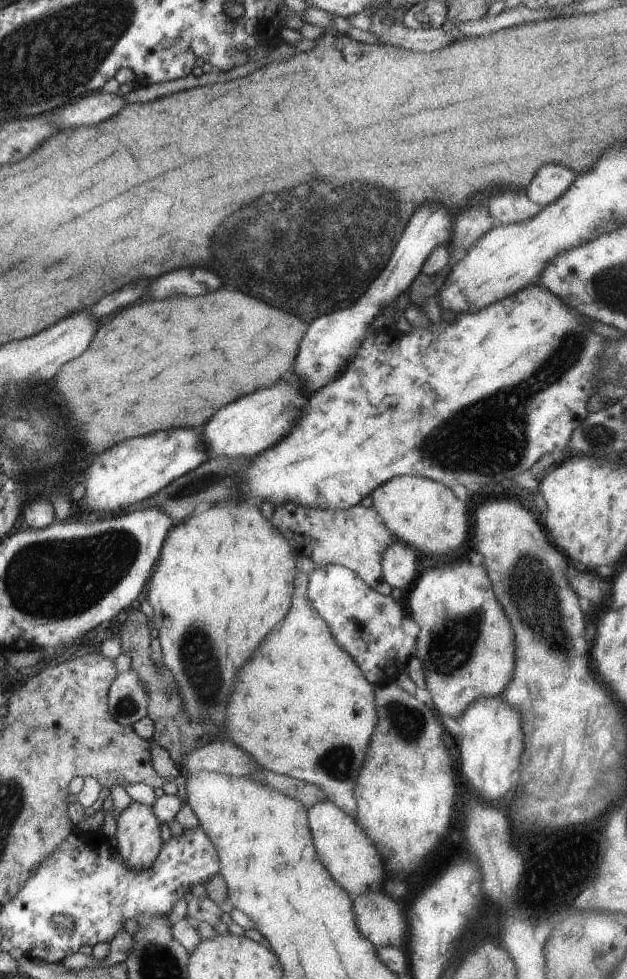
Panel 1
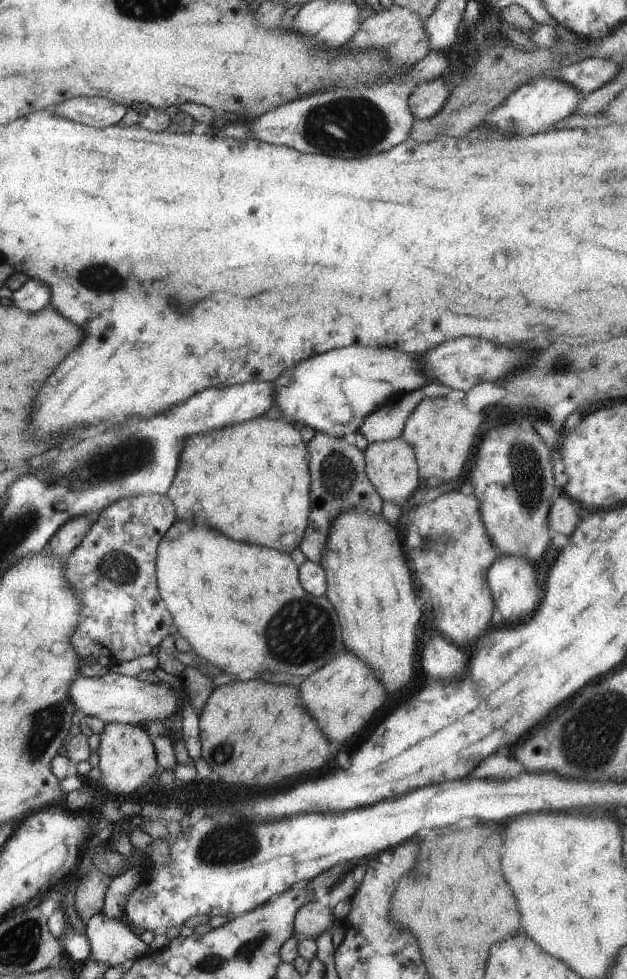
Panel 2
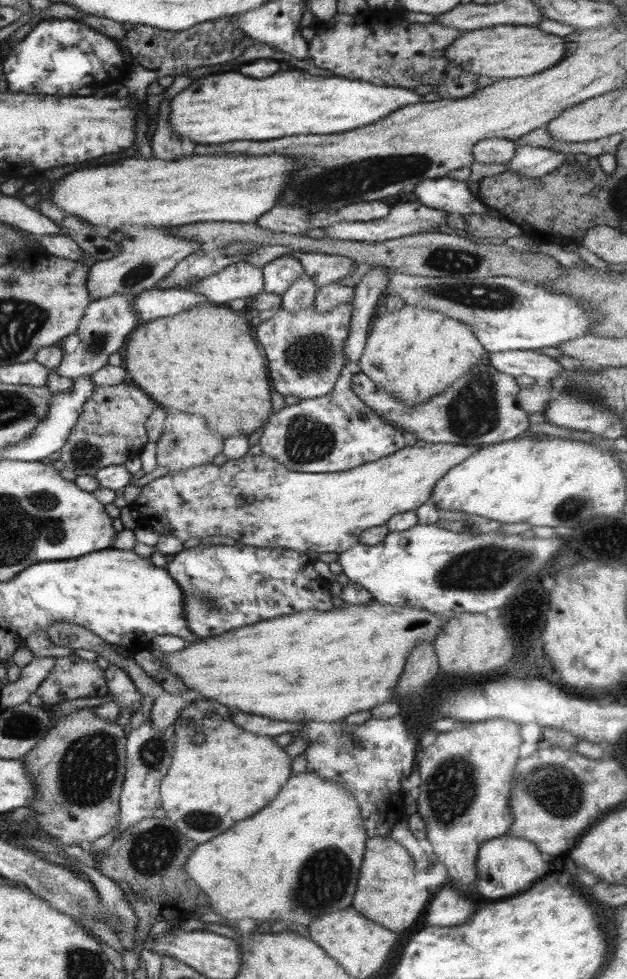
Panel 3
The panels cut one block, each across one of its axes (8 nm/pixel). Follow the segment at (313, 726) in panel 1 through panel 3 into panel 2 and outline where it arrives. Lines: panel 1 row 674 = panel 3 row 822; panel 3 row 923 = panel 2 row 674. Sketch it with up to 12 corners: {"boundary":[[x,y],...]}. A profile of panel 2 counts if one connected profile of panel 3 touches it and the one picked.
{"boundary":[[177,518],[178,635],[230,676],[306,678],[345,646],[288,554]]}

